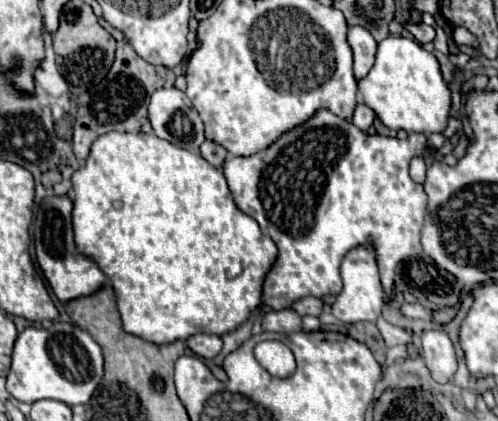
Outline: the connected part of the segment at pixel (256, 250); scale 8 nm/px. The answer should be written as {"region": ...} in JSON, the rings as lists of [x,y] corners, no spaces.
{"region":[[[107,132],[91,144],[85,164],[73,172],[71,182],[73,182],[73,192],[75,192],[73,234],[75,234],[77,252],[91,258],[101,268],[101,272],[111,280],[125,332],[135,334],[153,344],[169,344],[175,340],[187,340],[195,332],[211,332],[211,334],[221,336],[221,334],[235,330],[241,322],[245,322],[249,318],[249,314],[261,304],[263,272],[267,272],[267,264],[271,264],[271,260],[275,260],[275,244],[271,244],[271,238],[261,232],[261,228],[259,228],[259,224],[255,224],[255,220],[251,220],[249,216],[243,216],[243,212],[239,212],[239,208],[235,208],[235,202],[231,200],[231,192],[227,188],[227,180],[225,180],[223,172],[219,168],[211,166],[201,154],[173,146],[171,142],[161,140],[153,134]]]}

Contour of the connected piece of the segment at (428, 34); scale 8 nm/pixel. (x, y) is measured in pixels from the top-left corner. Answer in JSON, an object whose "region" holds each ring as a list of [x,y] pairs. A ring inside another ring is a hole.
{"region":[[[411,24],[409,30],[411,30],[411,34],[417,38],[419,44],[433,42],[433,38],[435,38],[435,30],[433,30],[431,26],[427,26],[427,24]]]}

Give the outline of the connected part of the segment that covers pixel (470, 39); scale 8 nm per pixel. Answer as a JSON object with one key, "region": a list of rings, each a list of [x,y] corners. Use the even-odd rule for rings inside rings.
{"region":[[[453,26],[453,30],[451,30],[451,38],[455,40],[455,44],[457,46],[471,46],[471,48],[479,48],[477,46],[477,40],[475,40],[475,36],[467,30],[467,28],[461,28],[461,26]]]}

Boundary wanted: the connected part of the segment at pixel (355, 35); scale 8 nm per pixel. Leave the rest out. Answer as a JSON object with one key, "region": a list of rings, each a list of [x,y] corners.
{"region":[[[349,26],[347,30],[347,42],[353,50],[353,58],[355,58],[355,78],[359,80],[359,76],[365,76],[371,70],[371,64],[375,62],[375,48],[377,42],[371,36],[371,32],[365,26]]]}

